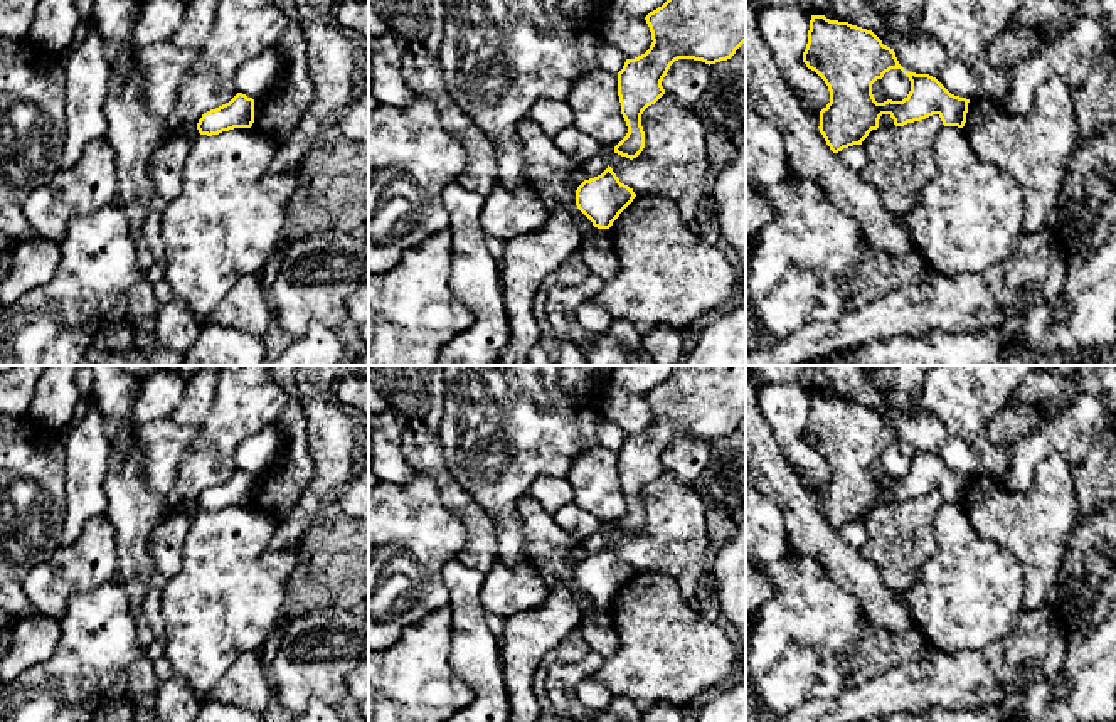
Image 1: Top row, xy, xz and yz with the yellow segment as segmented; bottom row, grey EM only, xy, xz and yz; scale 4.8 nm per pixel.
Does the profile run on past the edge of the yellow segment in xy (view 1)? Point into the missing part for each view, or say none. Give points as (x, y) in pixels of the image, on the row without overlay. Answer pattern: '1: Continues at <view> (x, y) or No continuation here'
1: No continuation here

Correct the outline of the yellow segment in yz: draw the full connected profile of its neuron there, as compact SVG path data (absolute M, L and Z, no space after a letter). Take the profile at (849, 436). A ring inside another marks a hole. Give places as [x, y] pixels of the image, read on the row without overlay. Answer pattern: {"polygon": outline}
{"polygon": "M811 392L803 439L825 458L830 468L830 480L820 488L818 505L833 530L862 522L869 510L879 505L882 491L889 491L895 503L921 498L933 491L938 491L944 503L963 505L966 500L970 476L951 471L929 451L907 449L899 441L894 426L884 422L872 407L830 397L825 392ZM890 446L901 446L909 454L911 468L902 478L877 480L872 461Z"}

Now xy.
{"polygon": "M237 470L229 480L202 491L197 500L200 512L219 512L234 505L251 505L254 500L254 476Z"}

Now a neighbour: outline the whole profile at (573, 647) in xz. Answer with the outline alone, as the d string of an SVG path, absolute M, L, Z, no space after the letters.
M572 629L552 651L549 651L542 665L550 665L554 661L576 661L589 655L591 648L586 643L581 629Z

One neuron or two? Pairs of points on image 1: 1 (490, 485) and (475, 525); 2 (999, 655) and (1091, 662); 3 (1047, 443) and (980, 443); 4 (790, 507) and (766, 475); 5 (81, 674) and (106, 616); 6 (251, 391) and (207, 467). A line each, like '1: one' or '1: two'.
1: two
2: two
3: two
4: one
5: one
6: one

